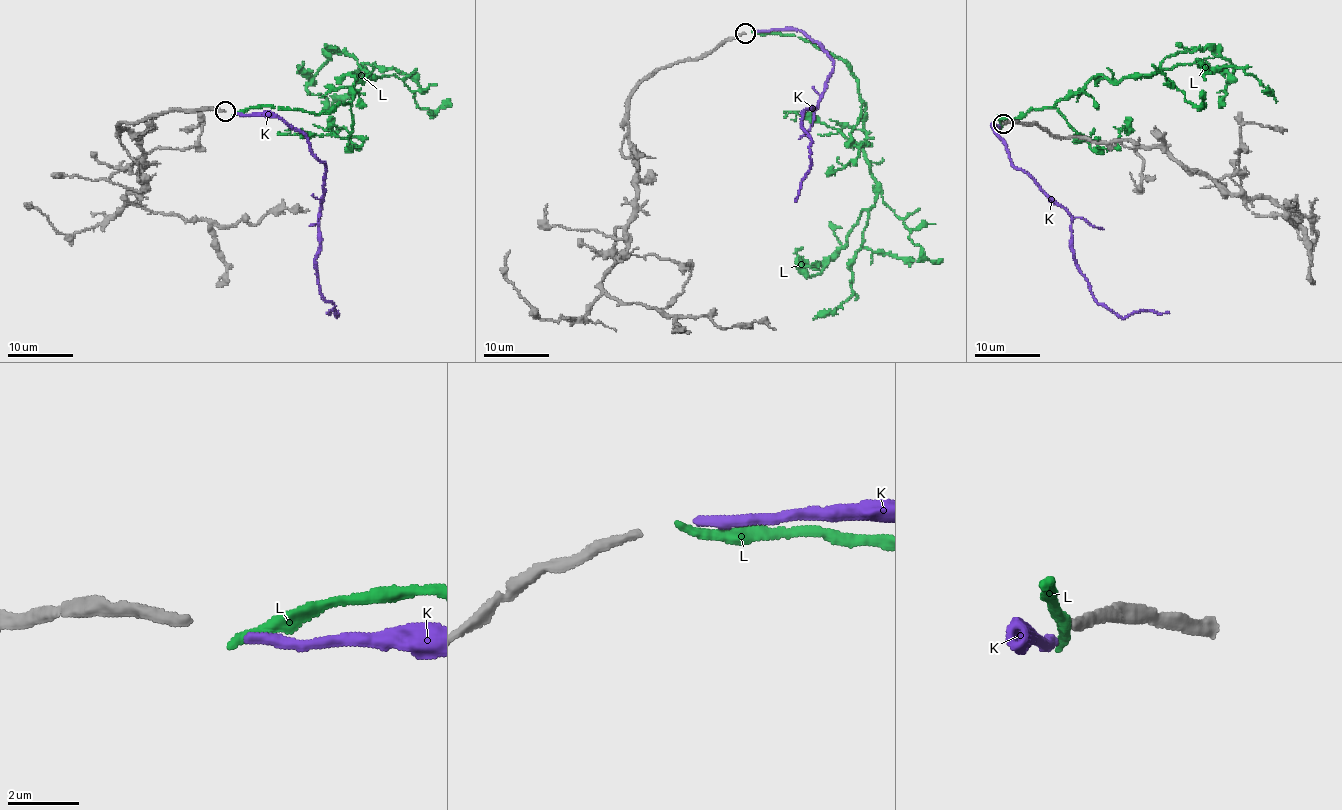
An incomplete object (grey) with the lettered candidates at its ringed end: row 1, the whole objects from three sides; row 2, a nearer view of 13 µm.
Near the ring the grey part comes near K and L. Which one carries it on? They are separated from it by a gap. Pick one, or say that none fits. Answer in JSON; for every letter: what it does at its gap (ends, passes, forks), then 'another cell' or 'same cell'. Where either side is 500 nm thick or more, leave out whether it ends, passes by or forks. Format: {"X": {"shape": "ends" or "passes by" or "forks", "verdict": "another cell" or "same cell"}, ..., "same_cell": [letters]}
{"K": {"shape": "ends", "verdict": "same cell"}, "L": {"shape": "ends", "verdict": "another cell"}, "same_cell": ["K"]}

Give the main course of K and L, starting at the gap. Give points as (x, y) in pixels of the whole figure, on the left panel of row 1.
K: (235, 113), (277, 114), (305, 136), (326, 166), (315, 263), (319, 293), (336, 316), (326, 314)
L: (232, 114), (346, 104), (351, 73), (373, 78), (343, 51), (306, 88), (327, 110)

